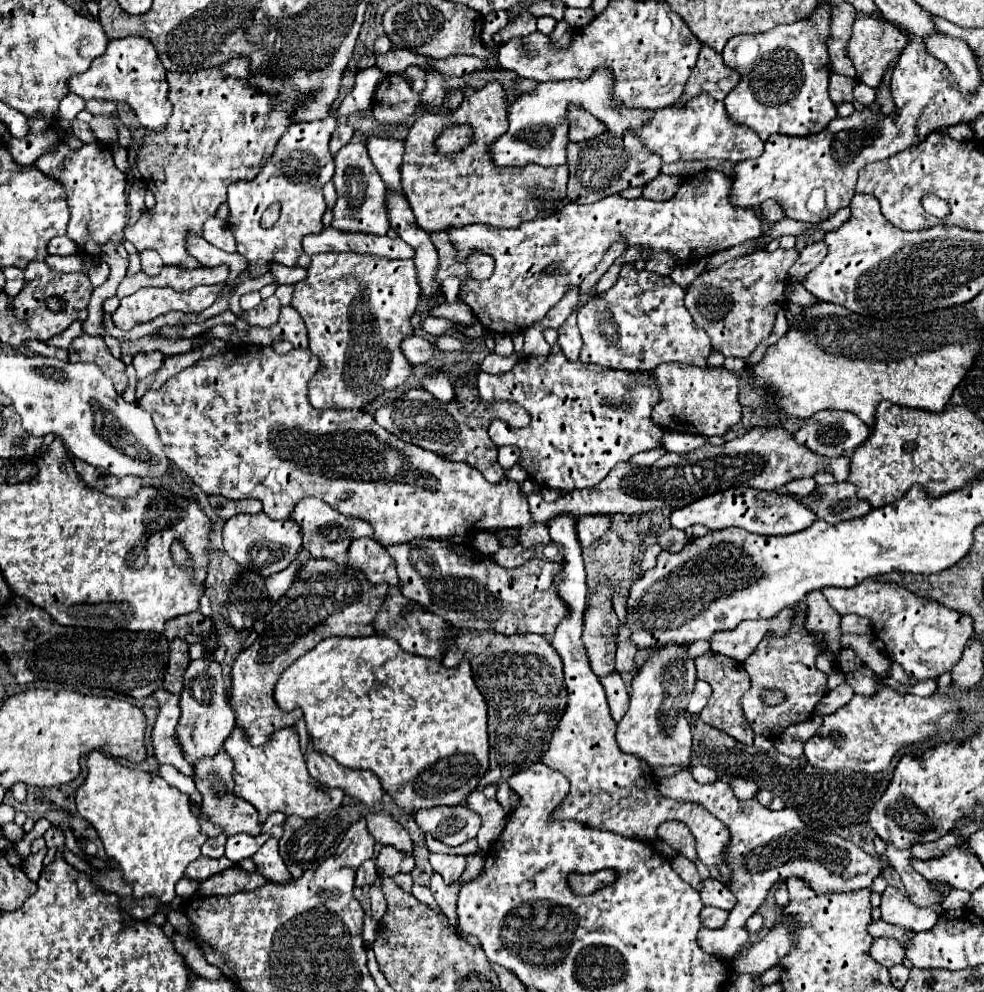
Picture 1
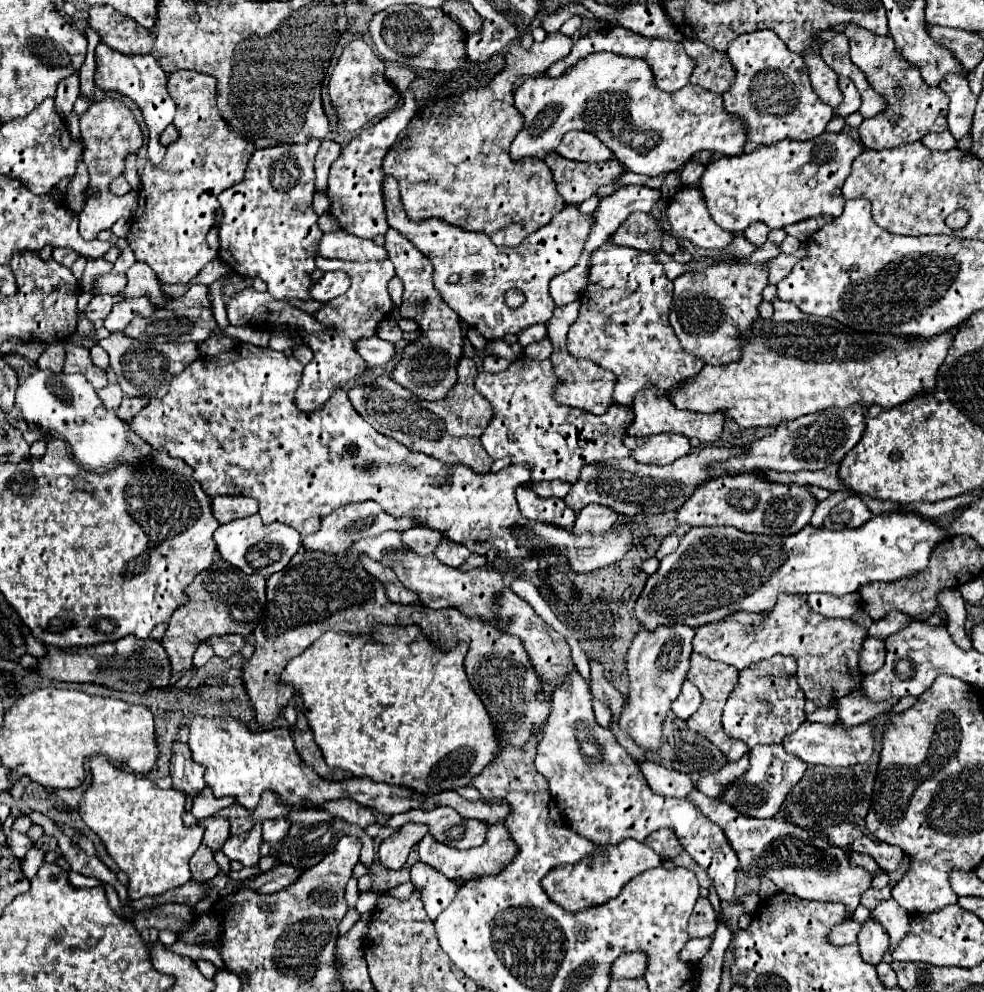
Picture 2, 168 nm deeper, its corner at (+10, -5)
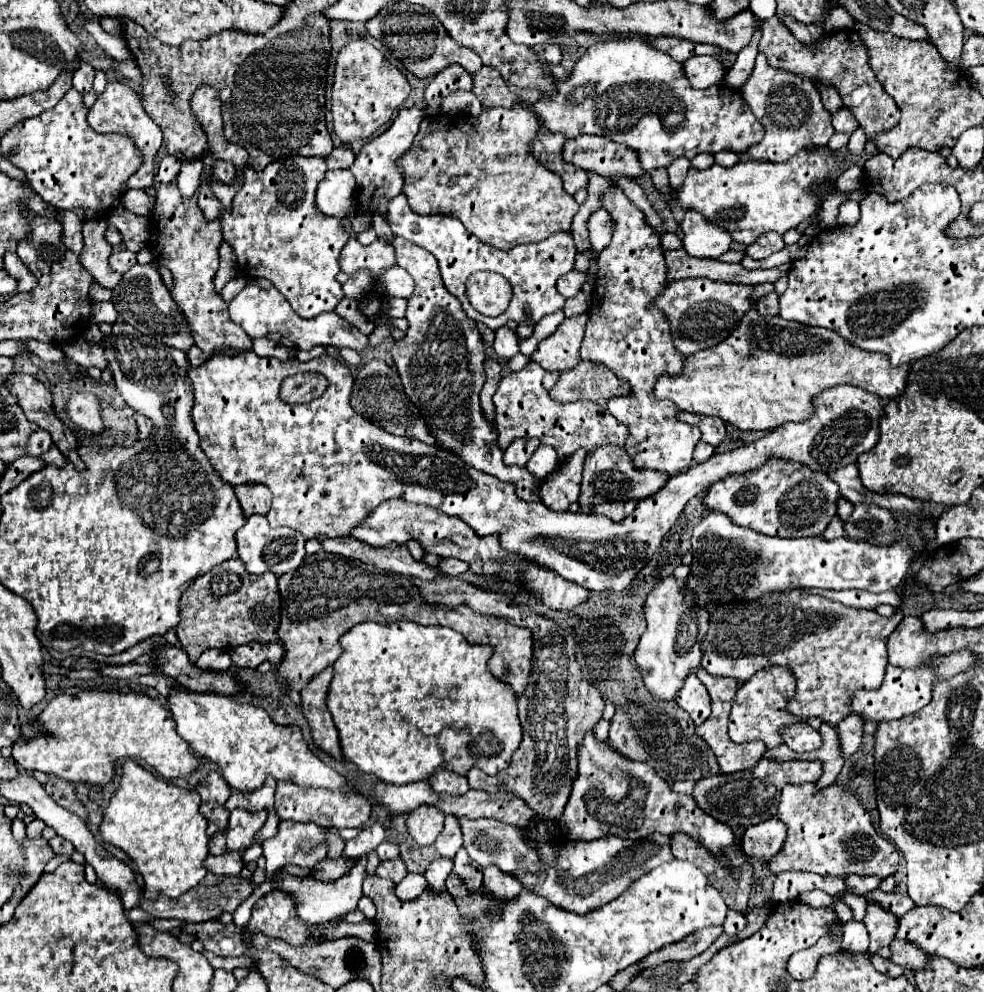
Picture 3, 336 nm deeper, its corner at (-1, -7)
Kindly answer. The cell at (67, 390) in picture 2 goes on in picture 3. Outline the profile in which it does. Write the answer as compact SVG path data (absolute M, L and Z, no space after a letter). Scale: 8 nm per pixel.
M85 392L71 394L71 398L67 402L67 412L75 424L79 424L81 428L85 428L89 432L103 430L99 400L93 394L85 394Z

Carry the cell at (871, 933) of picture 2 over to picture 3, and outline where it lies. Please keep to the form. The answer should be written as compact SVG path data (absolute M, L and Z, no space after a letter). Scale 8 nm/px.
M867 902L867 910L865 910L865 918L863 918L863 924L869 932L869 938L871 938L871 944L869 944L869 950L877 954L879 948L885 948L889 946L889 942L895 938L895 932L897 932L897 916L887 912L885 908L881 908L879 904L875 902Z

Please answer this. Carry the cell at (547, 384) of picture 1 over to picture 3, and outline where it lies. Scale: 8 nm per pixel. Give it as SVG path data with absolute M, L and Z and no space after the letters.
M529 362L523 370L511 372L509 376L501 378L499 388L493 396L499 446L505 450L505 446L509 446L513 438L535 436L541 440L541 444L555 446L559 458L565 458L567 454L573 454L579 448L593 450L603 442L615 442L617 446L623 446L627 438L627 428L611 412L605 412L599 404L591 400L575 404L559 404L549 398L549 390L553 388L557 378L559 378L557 372L547 372L537 362Z

